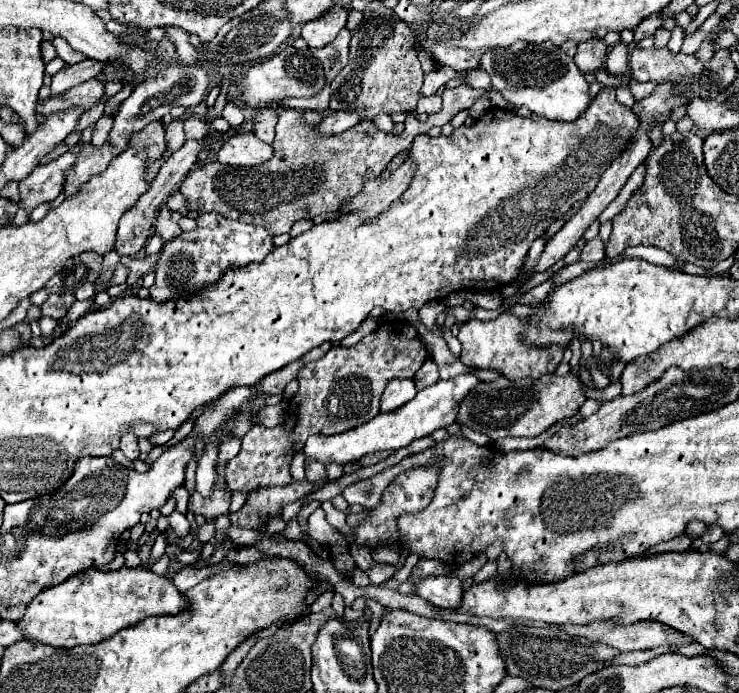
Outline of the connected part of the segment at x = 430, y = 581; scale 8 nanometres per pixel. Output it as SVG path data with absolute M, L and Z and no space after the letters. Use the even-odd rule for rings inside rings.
M444 575L444 577L428 577L420 581L416 585L416 593L436 607L458 609L464 597L464 587L458 577Z

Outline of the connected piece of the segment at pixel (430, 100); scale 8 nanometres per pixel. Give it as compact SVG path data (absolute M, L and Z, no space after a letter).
M430 95L430 97L424 97L420 99L416 111L418 113L426 113L426 115L432 115L432 113L438 113L442 109L442 99L438 95Z

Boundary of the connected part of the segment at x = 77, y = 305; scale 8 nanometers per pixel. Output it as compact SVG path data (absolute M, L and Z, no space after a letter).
M85 300L74 302L70 307L69 312L61 319L58 320L58 323L70 323L71 321L75 321L76 317L81 317L86 314L90 307L92 306L94 300Z

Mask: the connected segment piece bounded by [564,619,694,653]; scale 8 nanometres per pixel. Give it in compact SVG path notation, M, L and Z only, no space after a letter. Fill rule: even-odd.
M616 619L580 625L564 625L568 635L580 635L592 641L600 641L620 649L622 653L650 649L660 645L676 645L676 643L692 643L690 635L682 635L680 631L666 627L664 623L656 621L640 621L640 623L616 623Z

